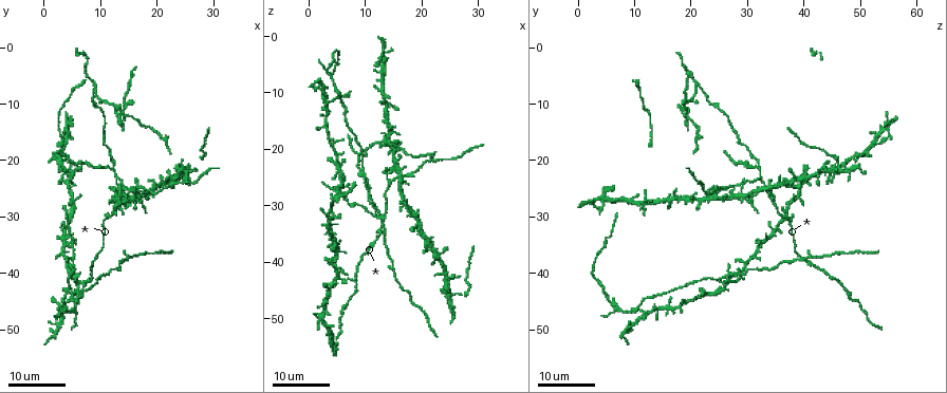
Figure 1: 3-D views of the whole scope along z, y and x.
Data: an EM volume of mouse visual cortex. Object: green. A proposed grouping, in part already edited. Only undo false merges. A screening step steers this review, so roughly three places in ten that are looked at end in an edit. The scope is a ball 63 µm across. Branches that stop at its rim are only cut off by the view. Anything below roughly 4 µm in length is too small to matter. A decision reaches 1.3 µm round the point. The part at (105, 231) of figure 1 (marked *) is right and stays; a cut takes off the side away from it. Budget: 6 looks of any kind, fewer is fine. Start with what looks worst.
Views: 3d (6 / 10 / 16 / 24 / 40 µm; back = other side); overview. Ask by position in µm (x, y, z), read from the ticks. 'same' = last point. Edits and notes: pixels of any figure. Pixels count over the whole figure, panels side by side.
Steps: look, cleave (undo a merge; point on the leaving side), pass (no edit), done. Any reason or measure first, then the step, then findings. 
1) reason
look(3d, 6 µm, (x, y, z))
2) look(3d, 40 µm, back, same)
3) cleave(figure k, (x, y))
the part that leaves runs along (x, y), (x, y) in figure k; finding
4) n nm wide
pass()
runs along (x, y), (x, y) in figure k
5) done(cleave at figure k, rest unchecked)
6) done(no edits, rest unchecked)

small branch off a trunk
look(3d, 24 µm, (16.0, 26.0, 24.5))

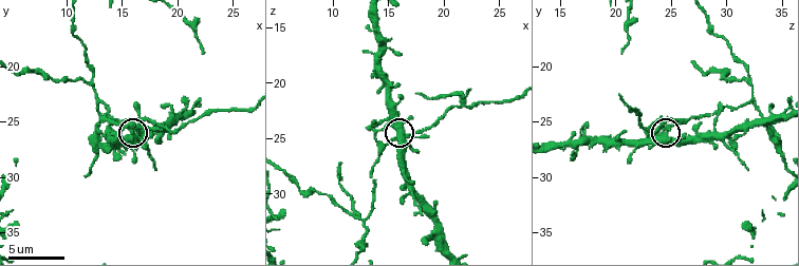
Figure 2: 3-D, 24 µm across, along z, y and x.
closer look
look(3d, 6 µm, (16.0, 26.4, 24.6))

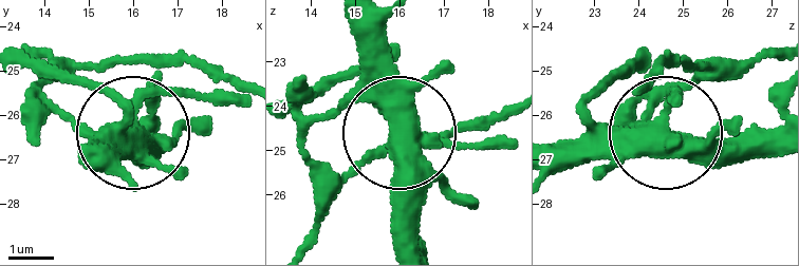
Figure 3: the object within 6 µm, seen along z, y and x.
side arm 17 µm
pass()
runs along (299, 245), (314, 211), (307, 131), (348, 101), (469, 200) in figure 3; one neuron here

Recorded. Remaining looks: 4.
arms part here
look(3d, 16 µm, (9.5, 7.0, 21.0))

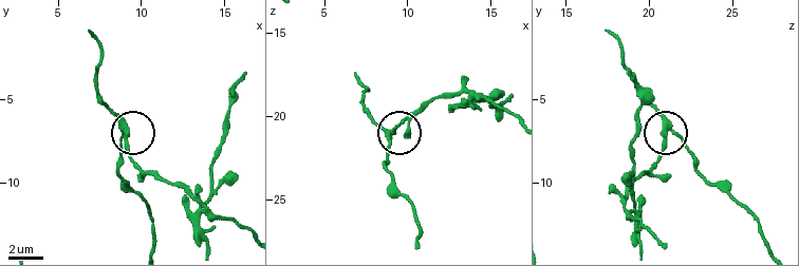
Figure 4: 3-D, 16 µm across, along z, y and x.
look(3d, 6 µm, (9.2, 6.9, 21.1))

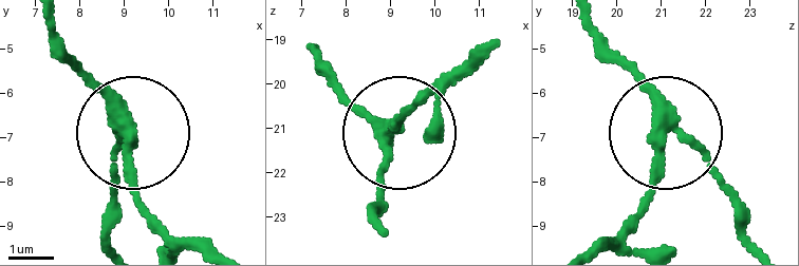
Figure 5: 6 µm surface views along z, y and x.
cleave(figure 5, (142, 210))
the part that leaves runs along (133, 143), (145, 207), (179, 238), (212, 245) in figure 5; a second neuron is stuck on

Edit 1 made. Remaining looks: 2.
done(cleave at figure 5, rest unchecked)

